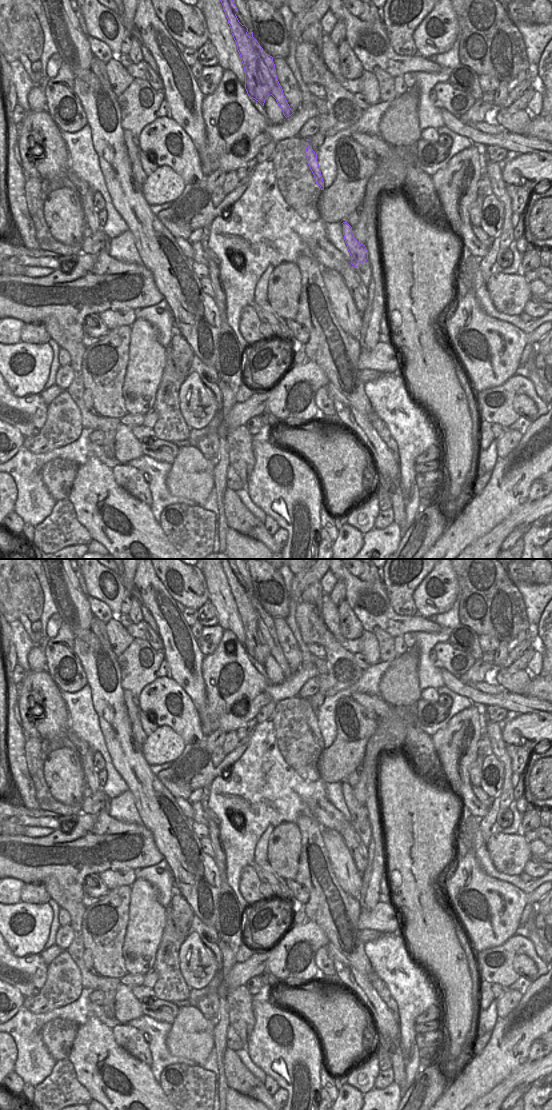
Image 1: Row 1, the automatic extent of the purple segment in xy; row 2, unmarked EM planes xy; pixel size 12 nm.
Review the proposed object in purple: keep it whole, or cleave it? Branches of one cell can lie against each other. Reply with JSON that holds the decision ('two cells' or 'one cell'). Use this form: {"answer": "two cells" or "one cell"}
{"answer": "one cell"}

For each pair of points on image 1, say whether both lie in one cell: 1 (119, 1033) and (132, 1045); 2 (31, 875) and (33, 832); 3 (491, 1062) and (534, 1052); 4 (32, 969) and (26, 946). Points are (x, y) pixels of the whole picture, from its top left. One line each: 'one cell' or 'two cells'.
1: one cell
2: two cells
3: two cells
4: two cells

